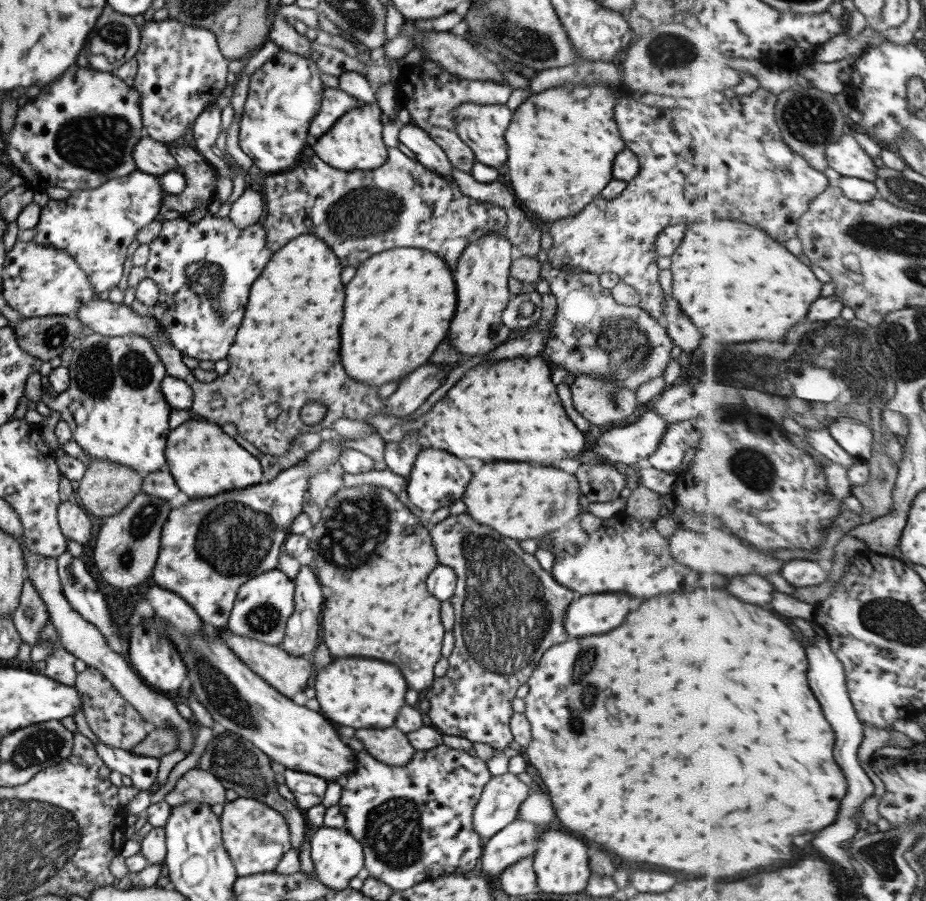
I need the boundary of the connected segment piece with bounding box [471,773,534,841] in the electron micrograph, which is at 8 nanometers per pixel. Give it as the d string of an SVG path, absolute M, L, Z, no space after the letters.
M515 775L492 776L483 785L471 814L473 831L484 841L518 817L519 805L533 787L527 787Z

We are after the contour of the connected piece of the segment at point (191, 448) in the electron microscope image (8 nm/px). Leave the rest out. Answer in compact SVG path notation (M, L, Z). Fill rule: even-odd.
M189 419L168 432L165 460L177 488L189 498L215 496L225 490L239 490L261 482L262 471L257 458L249 456L220 426L207 420Z

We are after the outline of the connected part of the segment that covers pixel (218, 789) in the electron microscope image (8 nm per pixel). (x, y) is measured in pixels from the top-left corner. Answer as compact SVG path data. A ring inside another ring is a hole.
M192 768L177 779L171 791L163 797L163 801L172 808L187 800L209 805L221 804L225 802L225 788L213 774L199 768Z

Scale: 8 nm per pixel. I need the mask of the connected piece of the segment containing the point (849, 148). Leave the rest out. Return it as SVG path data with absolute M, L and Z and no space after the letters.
M846 134L837 143L829 145L826 155L829 166L842 176L853 176L876 182L878 168L875 166L875 161L853 136Z

